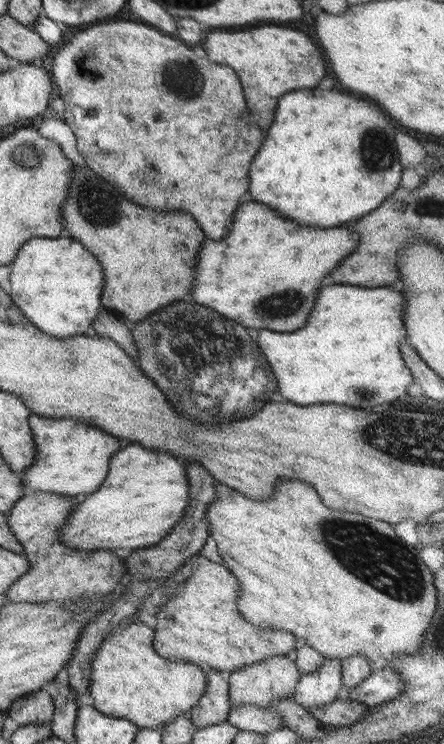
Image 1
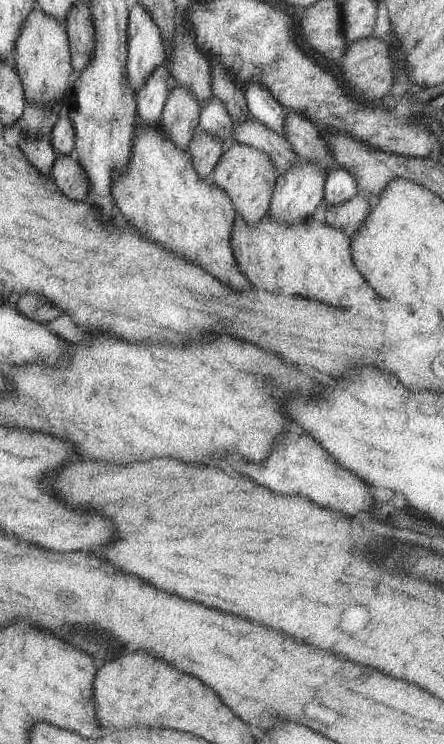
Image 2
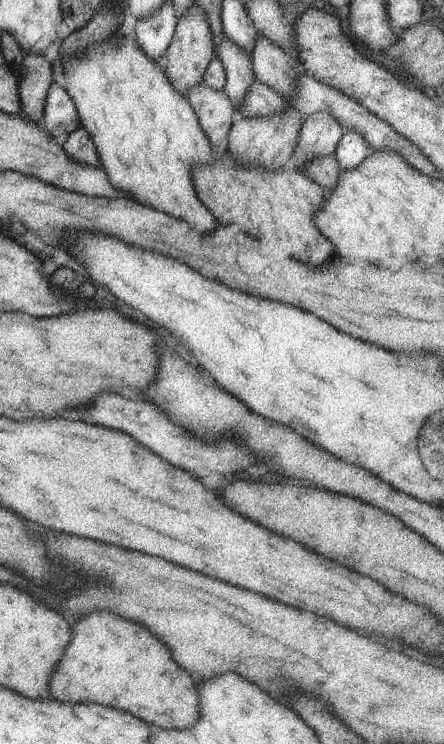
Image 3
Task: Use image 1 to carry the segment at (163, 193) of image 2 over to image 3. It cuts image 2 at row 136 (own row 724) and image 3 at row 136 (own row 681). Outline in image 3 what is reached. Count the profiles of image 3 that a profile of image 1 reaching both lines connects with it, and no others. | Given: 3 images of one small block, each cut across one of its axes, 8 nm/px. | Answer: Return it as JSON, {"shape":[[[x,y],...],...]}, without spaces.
{"shape":[[[113,34],[84,54],[62,58],[62,72],[66,81],[66,92],[70,95],[78,112],[79,121],[84,130],[91,136],[101,167],[108,182],[128,192],[130,197],[142,206],[159,210],[180,218],[190,224],[195,237],[210,234],[218,228],[219,222],[214,215],[200,202],[194,184],[192,184],[192,166],[212,164],[211,142],[202,130],[198,117],[187,97],[174,90],[166,74],[163,63],[157,63],[140,48],[137,40]]]}

